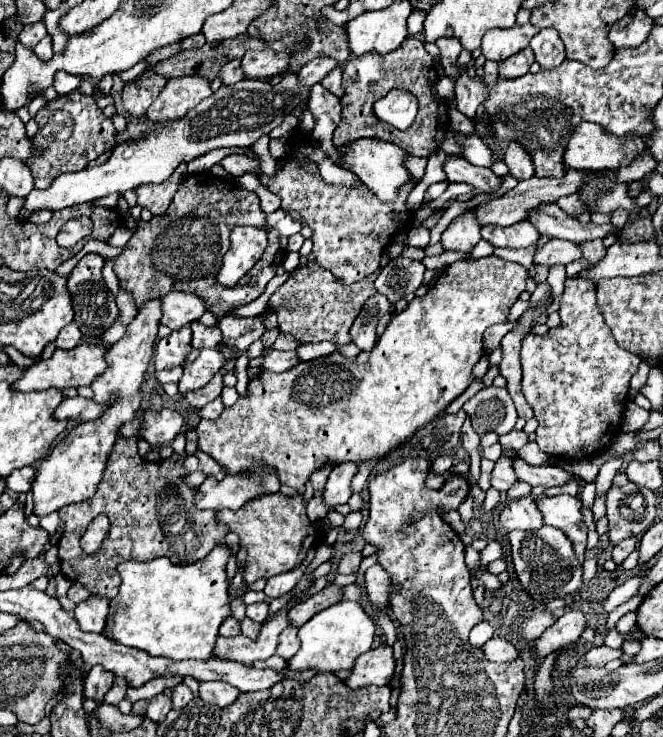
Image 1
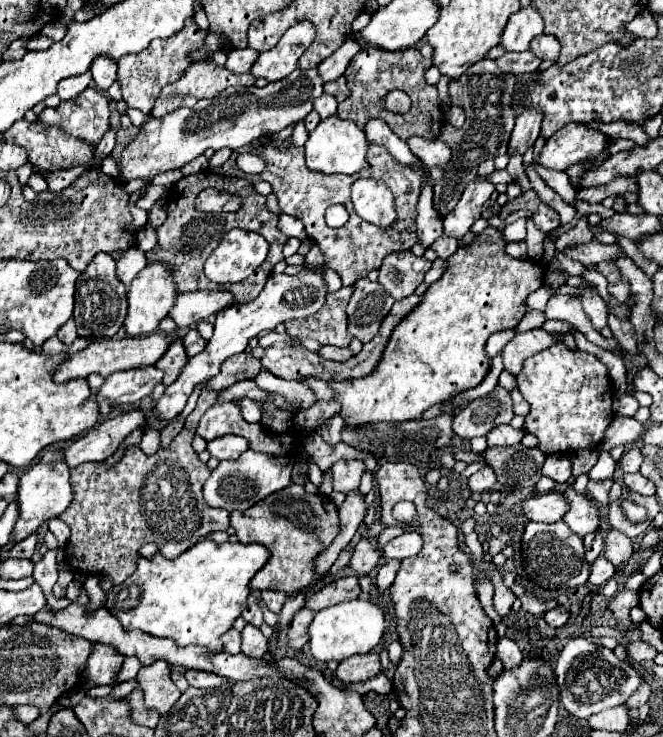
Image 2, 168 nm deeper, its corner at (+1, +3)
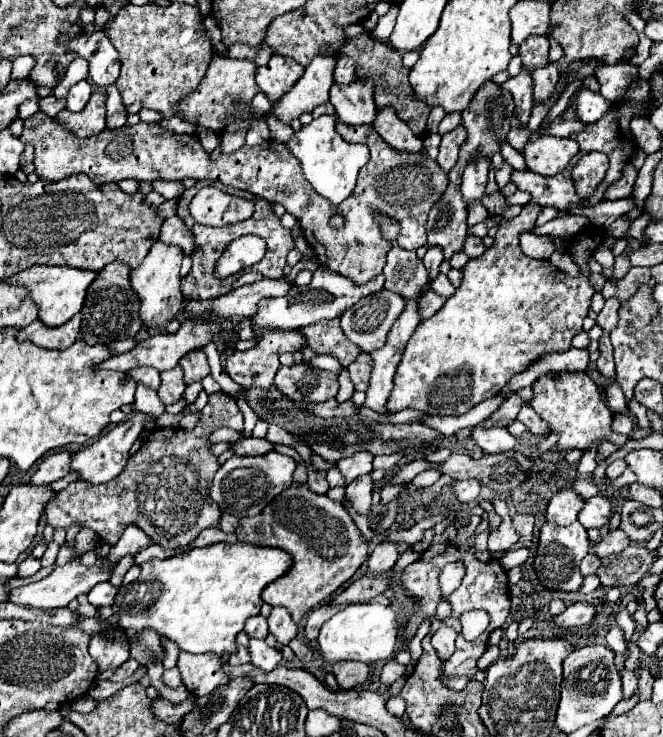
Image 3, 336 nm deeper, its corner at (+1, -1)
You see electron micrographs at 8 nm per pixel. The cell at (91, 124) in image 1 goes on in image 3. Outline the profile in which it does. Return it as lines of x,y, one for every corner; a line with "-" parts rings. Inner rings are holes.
94,91
86,109
80,113
62,111
56,119
64,123
76,137
92,137
98,135
106,127
106,95

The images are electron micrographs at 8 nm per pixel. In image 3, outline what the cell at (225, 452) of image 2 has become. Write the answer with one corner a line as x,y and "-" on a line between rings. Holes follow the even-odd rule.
242,439
238,443
232,445
236,455
266,455
270,451
274,451
274,443
266,441
266,439

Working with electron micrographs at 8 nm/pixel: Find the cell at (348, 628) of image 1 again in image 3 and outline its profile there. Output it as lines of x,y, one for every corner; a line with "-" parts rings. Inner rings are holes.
358,603
348,605
322,625
318,647
324,659
328,661
352,659
372,665
378,661
386,661
394,655
396,639
398,639
398,619
390,607
380,603

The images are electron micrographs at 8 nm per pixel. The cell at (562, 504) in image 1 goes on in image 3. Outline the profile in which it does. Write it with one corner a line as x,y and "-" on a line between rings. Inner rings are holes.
598,495
598,497
592,497
592,499
586,501
584,509
578,515
578,521
586,529
590,529
590,527
598,527
600,529
610,521
612,513
614,513
612,501
608,497
604,497
604,495

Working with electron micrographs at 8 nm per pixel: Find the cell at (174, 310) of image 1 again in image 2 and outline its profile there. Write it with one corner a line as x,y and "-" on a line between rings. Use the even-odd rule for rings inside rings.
188,291
176,297
174,307
168,317
174,319
178,327
192,327
198,321
208,319
210,315
222,311
232,303
232,295
228,291

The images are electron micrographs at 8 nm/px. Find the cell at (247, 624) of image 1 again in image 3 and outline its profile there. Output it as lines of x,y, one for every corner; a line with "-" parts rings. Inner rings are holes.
250,639
250,655
252,655
252,665
258,667
258,669
264,669
264,671
274,671
274,667
278,667
282,655
278,649
274,647
268,647
266,641
262,639

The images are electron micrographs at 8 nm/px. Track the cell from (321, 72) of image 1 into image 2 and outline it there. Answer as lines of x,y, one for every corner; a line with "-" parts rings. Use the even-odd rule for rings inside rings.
348,39
336,53
332,53
330,57
326,57
322,63
318,63
318,75
324,81
334,81
340,75
344,75
350,59
360,51
360,43
356,39

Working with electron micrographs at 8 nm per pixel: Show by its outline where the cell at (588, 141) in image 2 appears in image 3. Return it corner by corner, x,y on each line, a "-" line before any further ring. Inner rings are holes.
538,137
532,143
526,143
522,155
526,163
530,161
530,171
542,175
556,175
566,169
570,159
578,153
578,143
574,139
558,137

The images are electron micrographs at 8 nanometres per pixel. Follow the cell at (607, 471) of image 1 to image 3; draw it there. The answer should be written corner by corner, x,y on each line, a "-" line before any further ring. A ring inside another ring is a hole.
548,373
548,375
542,375
532,387
534,387
532,407
546,423
550,423
552,431
560,435
558,445
562,449
584,451
590,447
592,441
600,438
605,438
620,447
628,441
628,436
612,431
612,413
600,399
598,387
586,373
558,373
558,375

